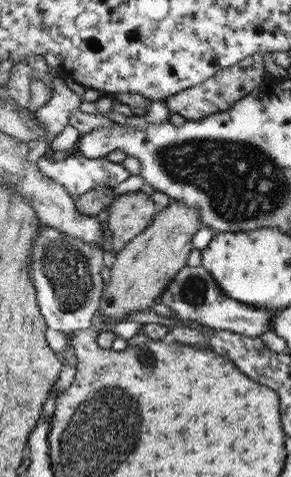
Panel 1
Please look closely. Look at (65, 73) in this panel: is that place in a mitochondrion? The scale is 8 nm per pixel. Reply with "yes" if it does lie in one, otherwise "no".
no

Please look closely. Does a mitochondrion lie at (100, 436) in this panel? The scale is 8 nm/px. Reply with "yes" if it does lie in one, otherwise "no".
yes

